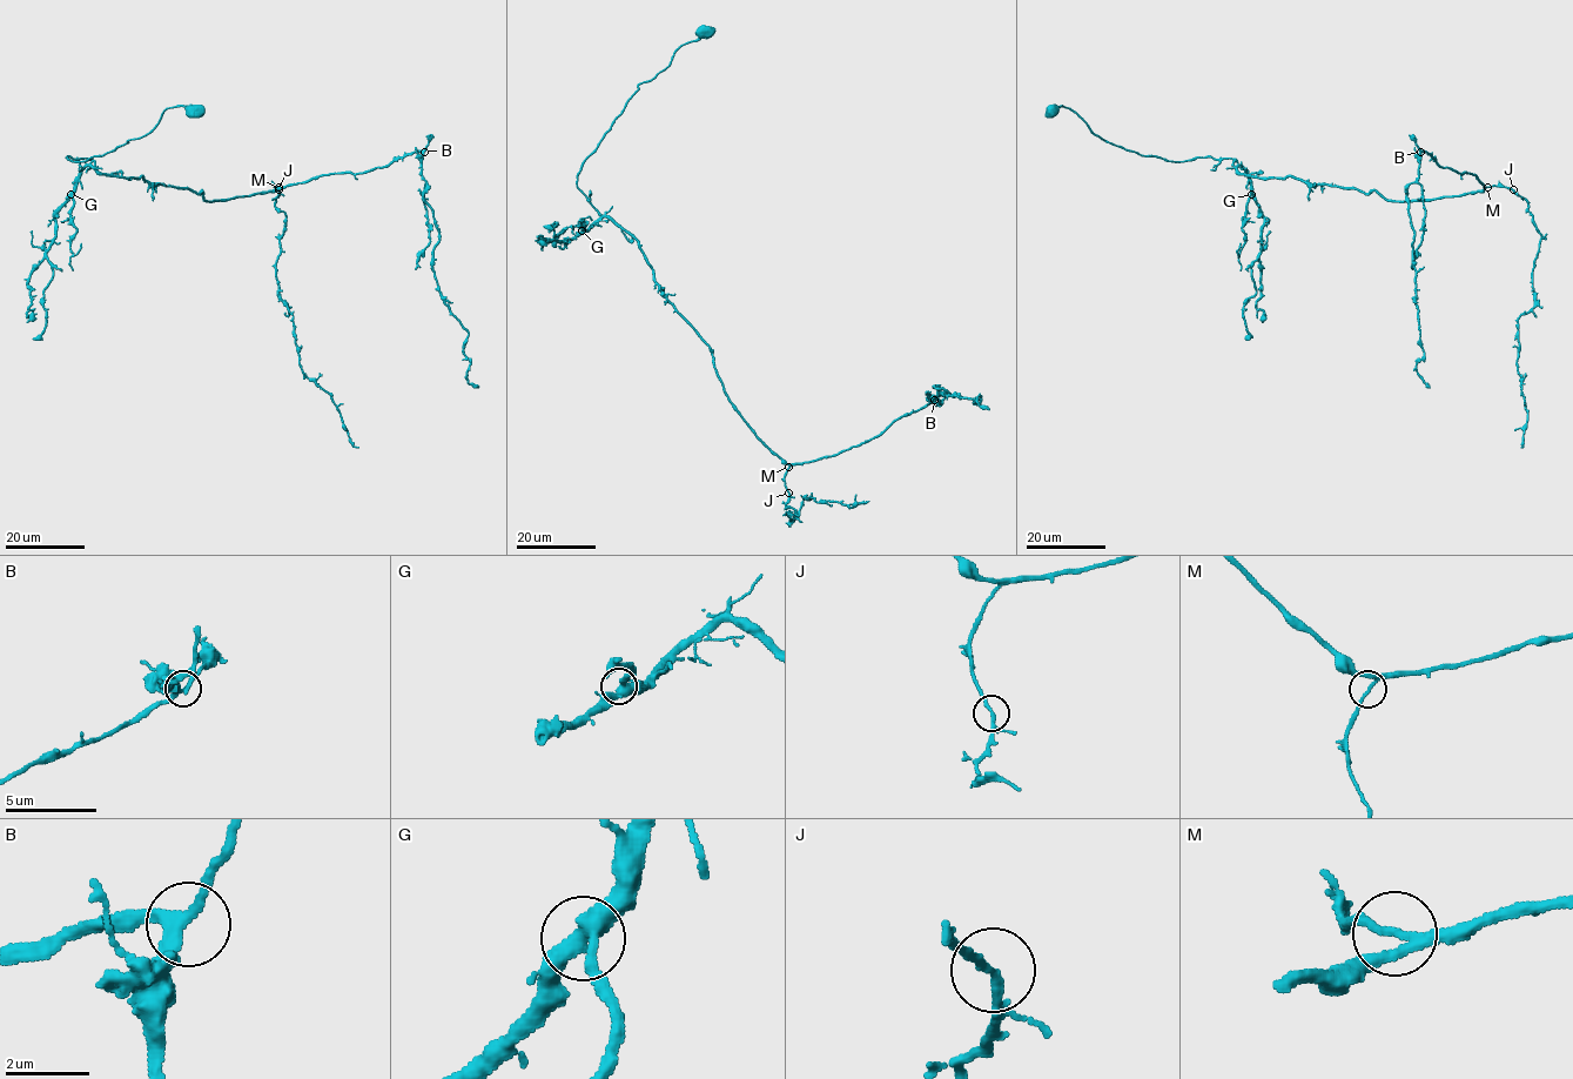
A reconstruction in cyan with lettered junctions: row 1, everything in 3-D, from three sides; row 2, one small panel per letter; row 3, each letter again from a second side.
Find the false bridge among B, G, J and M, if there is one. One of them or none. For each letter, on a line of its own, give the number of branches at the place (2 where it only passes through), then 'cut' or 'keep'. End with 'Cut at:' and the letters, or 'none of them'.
B: 3 branches meet; keep
G: 3 branches meet; keep
J: 2 branches meet; keep
M: 3 branches meet; keep
Cut at: none of them

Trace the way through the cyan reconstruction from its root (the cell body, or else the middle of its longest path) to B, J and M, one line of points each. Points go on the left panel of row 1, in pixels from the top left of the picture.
B: (194, 109), (169, 107), (140, 138), (87, 160), (67, 158), (219, 201), (363, 173), (424, 152)
J: (194, 109), (169, 107), (140, 138), (67, 158), (201, 190), (206, 201), (279, 189)
M: (194, 109), (169, 107), (140, 138), (67, 158), (201, 190), (206, 201), (279, 187)

